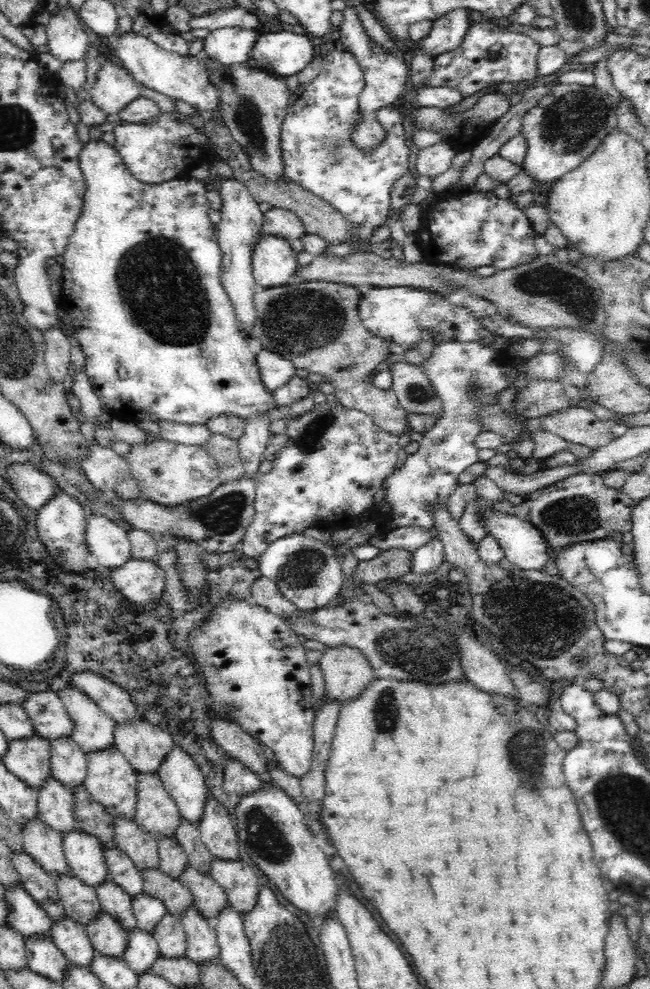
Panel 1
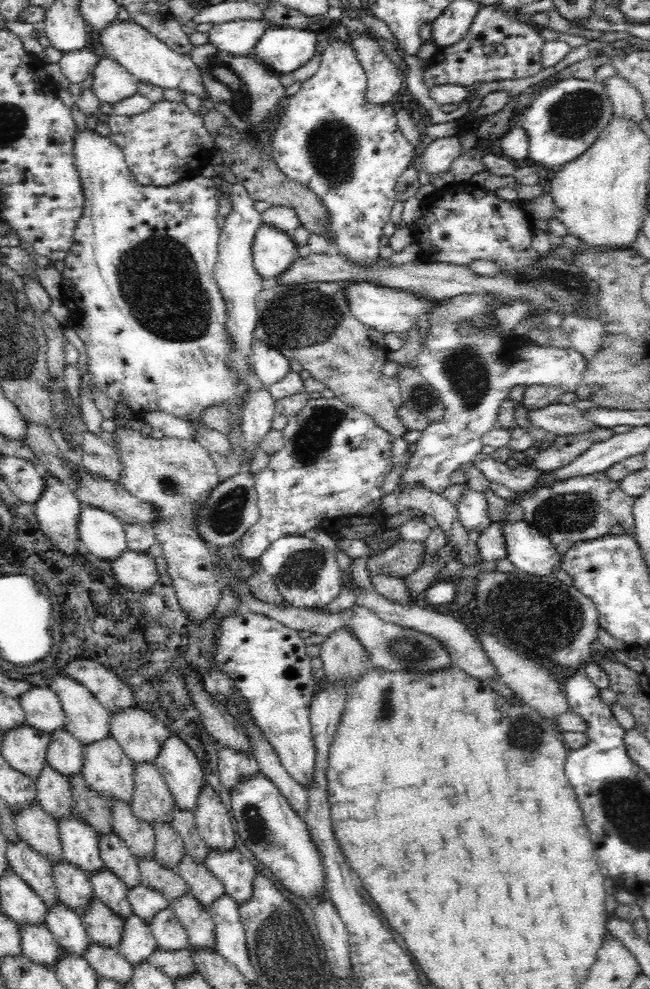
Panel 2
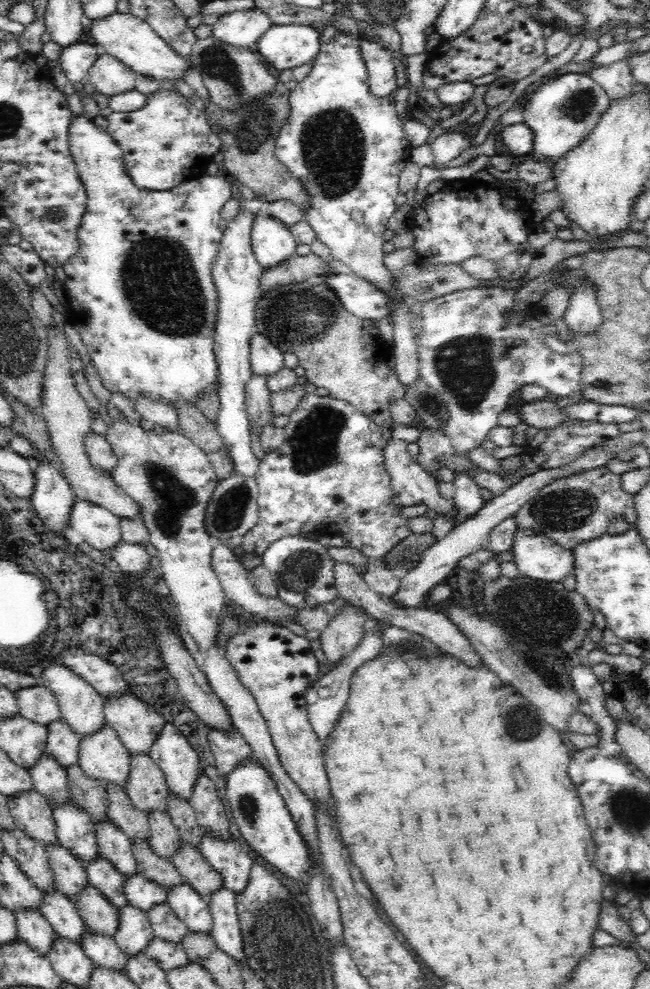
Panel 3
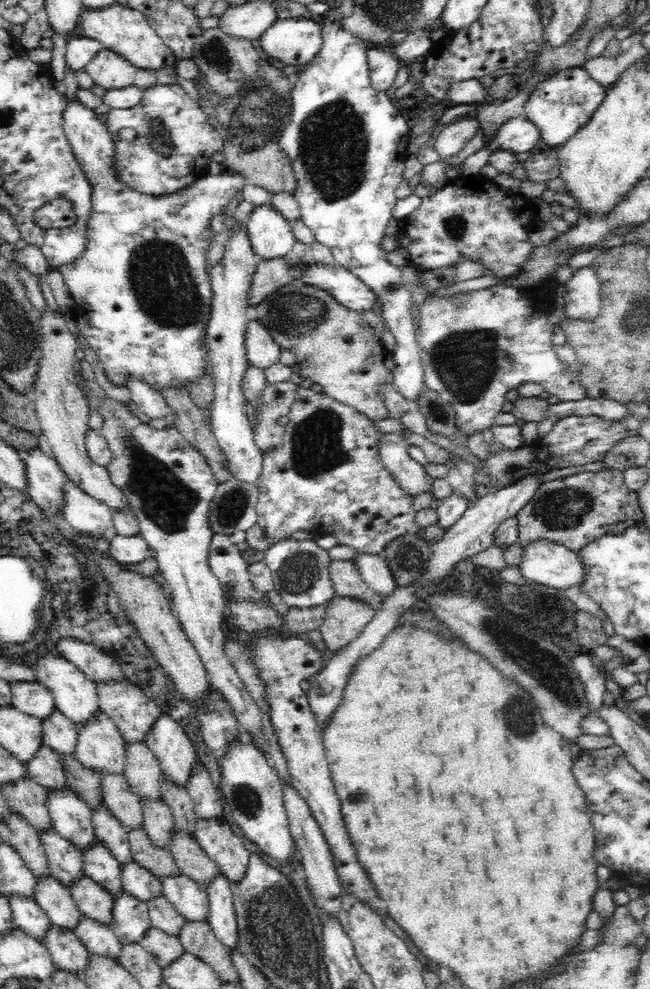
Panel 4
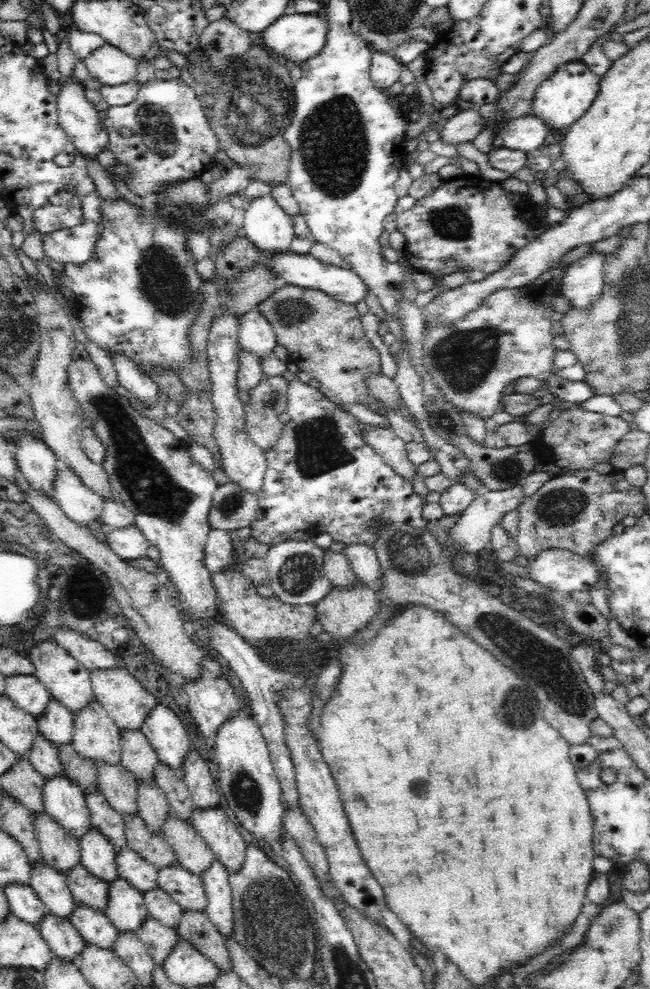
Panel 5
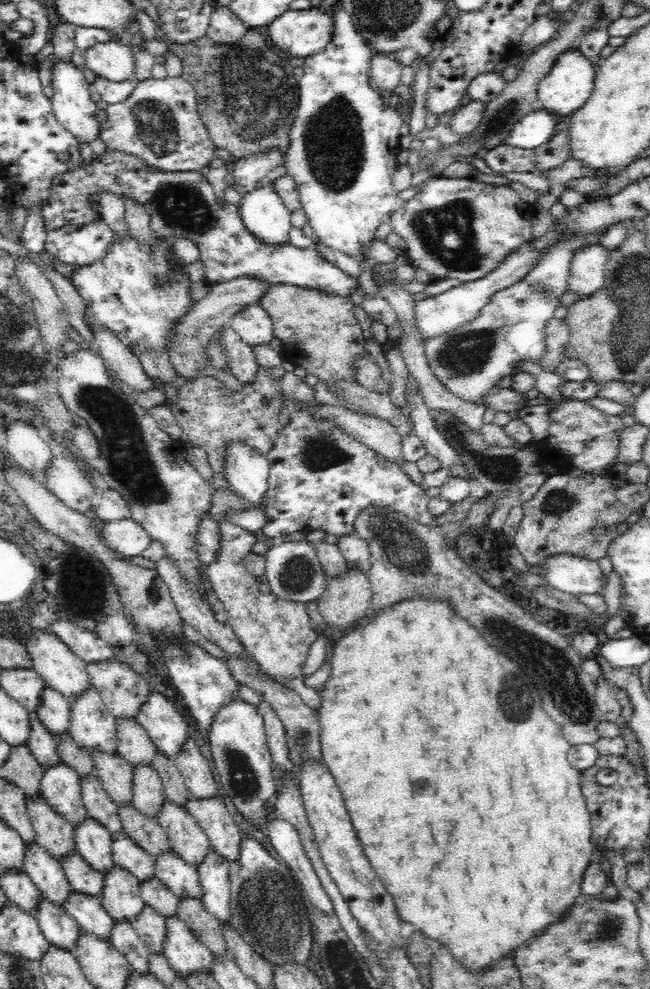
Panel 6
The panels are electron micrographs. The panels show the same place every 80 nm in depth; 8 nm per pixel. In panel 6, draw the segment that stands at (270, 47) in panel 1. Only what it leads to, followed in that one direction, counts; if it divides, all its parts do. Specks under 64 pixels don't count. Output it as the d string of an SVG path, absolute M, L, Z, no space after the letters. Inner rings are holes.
M317 8L305 11L289 9L268 25L268 35L277 46L289 52L290 56L306 58L324 50L329 40L332 39L334 28L334 20Z

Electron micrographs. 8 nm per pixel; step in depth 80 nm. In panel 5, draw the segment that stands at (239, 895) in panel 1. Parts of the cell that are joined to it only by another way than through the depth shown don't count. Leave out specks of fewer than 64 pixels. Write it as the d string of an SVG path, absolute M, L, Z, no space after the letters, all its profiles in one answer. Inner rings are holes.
M224 803L205 809L195 806L190 820L215 858L228 872L234 872L242 868L247 845L239 828L226 815L224 806Z

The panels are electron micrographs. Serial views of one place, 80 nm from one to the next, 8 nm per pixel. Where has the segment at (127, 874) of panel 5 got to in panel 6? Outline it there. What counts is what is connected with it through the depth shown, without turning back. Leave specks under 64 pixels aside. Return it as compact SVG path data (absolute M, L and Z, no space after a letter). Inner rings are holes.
M122 830L111 837L113 859L116 865L128 869L140 883L155 876L155 859L148 851L136 845L126 831Z

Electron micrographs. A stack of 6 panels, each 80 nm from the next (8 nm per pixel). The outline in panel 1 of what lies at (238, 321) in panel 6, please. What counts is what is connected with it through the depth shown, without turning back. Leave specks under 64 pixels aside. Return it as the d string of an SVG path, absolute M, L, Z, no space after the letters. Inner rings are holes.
M266 347L260 349L258 367L263 385L275 391L284 386L295 375L295 366L291 360L280 356L280 353L269 351Z

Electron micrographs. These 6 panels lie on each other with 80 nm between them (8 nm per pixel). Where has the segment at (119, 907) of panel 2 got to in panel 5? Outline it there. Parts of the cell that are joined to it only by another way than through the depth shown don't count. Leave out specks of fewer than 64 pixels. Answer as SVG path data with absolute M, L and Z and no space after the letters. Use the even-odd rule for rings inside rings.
M92 826L79 838L79 843L80 863L84 868L104 882L113 883L119 872L115 861L117 852L110 839Z

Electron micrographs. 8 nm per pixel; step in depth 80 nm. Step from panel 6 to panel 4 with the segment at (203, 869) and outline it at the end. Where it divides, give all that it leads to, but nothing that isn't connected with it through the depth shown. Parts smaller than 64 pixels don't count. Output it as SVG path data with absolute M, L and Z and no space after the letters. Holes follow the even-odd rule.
M222 871L209 884L205 891L209 900L207 924L215 933L217 940L234 952L238 950L238 924L234 909L232 883L228 882Z

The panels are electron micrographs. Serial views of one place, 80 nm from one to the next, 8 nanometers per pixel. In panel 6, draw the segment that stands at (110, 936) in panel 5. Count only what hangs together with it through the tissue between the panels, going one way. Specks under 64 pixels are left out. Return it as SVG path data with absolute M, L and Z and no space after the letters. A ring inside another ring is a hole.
M71 892L65 900L64 909L76 920L82 932L88 932L97 938L110 940L115 921L101 904L101 899L88 894Z

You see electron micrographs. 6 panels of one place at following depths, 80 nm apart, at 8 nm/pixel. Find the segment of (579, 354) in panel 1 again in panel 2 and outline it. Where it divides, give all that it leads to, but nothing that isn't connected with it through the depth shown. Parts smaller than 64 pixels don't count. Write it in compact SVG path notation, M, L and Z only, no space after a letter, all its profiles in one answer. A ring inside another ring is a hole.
M580 313L567 314L561 322L561 327L567 333L570 347L578 351L584 362L588 362L596 351L599 351L603 324L600 318L580 315Z

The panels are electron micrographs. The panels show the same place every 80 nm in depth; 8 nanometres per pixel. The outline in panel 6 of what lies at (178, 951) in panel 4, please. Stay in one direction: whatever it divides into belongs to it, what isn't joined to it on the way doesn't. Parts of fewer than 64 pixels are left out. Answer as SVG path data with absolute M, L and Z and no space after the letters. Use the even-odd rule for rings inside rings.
M146 905L144 910L132 920L135 932L144 940L152 954L164 952L164 938L166 938L166 922L158 911Z

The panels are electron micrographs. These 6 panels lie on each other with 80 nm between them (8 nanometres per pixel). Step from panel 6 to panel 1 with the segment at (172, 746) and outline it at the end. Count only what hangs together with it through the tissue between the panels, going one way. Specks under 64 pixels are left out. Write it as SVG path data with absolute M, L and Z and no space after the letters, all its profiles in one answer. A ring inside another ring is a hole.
M175 744L162 762L158 775L177 804L181 818L189 824L199 824L209 790L196 761L182 746Z

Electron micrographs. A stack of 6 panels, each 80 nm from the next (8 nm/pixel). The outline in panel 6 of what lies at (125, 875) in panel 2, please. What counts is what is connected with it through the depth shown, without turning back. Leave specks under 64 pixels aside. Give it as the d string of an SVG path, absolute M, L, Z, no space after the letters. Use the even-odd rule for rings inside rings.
M93 773L88 778L81 778L79 785L81 799L89 816L104 825L111 835L122 831L123 824L118 814L118 805L108 796L98 776Z

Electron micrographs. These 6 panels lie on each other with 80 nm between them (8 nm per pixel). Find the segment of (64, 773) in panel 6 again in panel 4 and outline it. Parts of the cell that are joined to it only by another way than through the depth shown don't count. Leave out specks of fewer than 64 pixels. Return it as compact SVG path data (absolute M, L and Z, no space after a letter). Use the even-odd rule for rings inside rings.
M68 786L50 789L46 804L54 830L84 852L96 838L92 809Z

